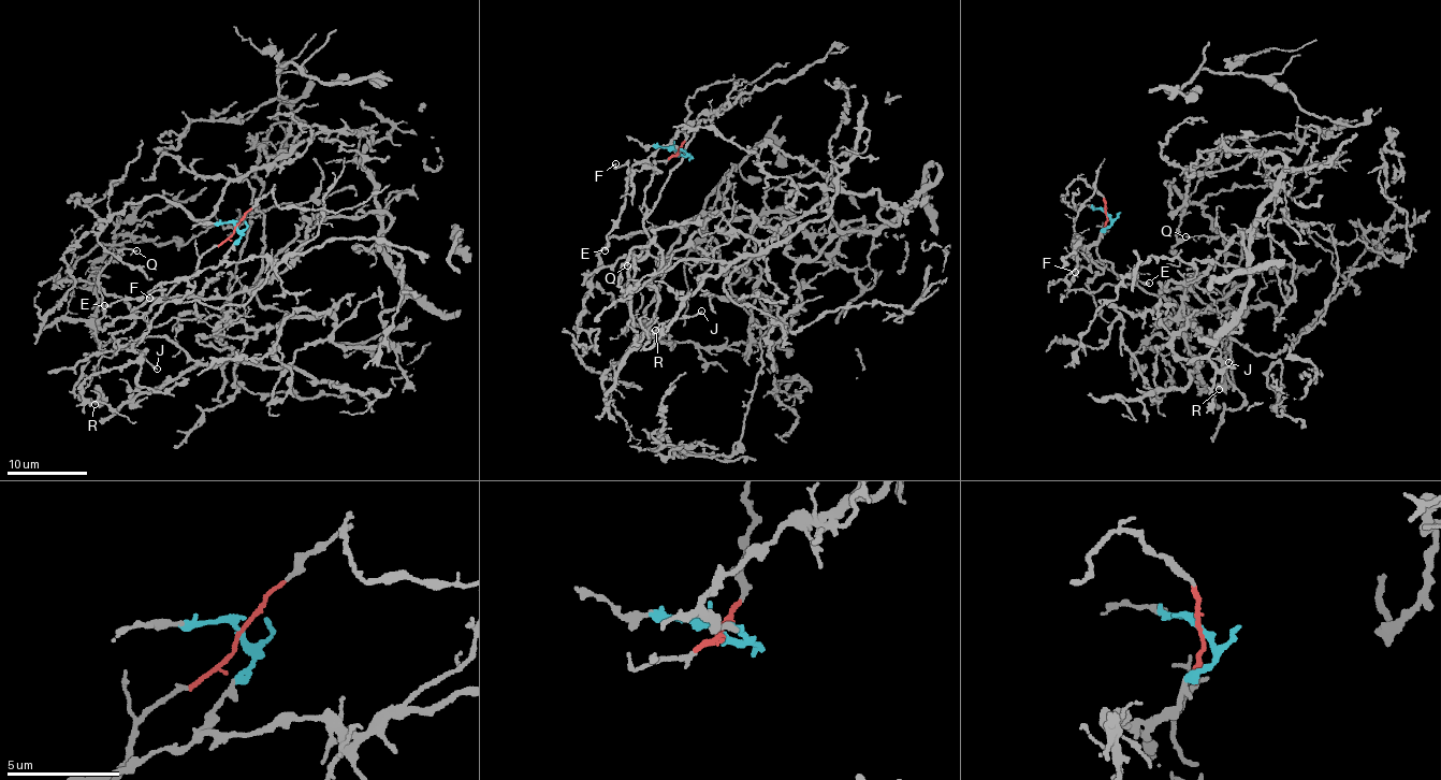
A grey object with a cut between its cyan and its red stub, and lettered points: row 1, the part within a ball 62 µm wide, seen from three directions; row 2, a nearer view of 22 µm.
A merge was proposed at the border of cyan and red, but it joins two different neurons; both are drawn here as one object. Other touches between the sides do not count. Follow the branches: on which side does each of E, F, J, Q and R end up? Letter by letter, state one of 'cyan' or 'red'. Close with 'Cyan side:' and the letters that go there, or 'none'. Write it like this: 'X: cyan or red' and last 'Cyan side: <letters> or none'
E: cyan
F: cyan
J: red
Q: red
R: red
Cyan side: E, F

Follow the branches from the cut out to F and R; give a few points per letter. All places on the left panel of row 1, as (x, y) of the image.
F: (235, 227), (239, 235), (218, 266), (174, 278), (160, 291), (150, 293), (150, 298)
R: (235, 227), (150, 311), (102, 329), (96, 323), (101, 357), (81, 392), (102, 400), (93, 404)

